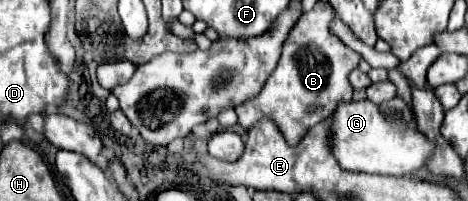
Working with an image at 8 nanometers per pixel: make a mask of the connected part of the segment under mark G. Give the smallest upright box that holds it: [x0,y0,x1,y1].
[333,97,435,177]

